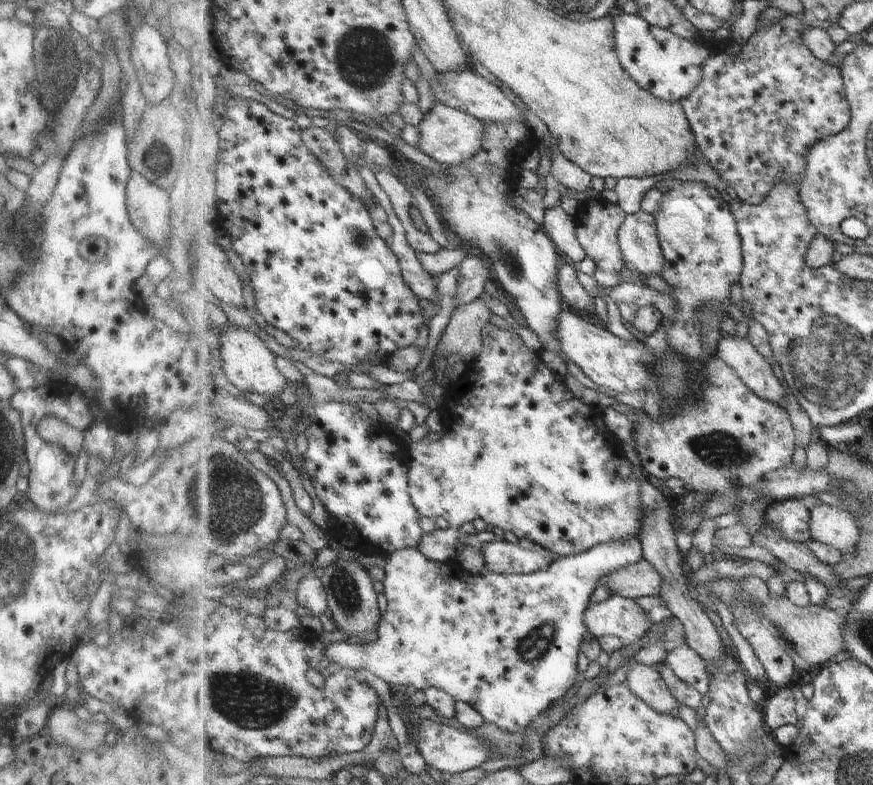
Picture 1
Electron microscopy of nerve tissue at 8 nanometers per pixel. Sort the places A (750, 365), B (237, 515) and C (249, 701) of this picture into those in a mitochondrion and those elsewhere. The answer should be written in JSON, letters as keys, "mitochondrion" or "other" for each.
{"A":"other","B":"mitochondrion","C":"mitochondrion"}

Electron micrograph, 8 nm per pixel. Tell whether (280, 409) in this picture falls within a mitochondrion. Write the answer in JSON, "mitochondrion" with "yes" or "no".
{"mitochondrion":"no"}

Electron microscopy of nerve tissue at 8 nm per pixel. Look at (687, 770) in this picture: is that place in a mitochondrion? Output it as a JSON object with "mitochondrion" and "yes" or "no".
{"mitochondrion":"no"}

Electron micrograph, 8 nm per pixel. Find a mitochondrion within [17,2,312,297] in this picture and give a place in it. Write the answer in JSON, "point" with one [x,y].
{"point":[56,60]}

